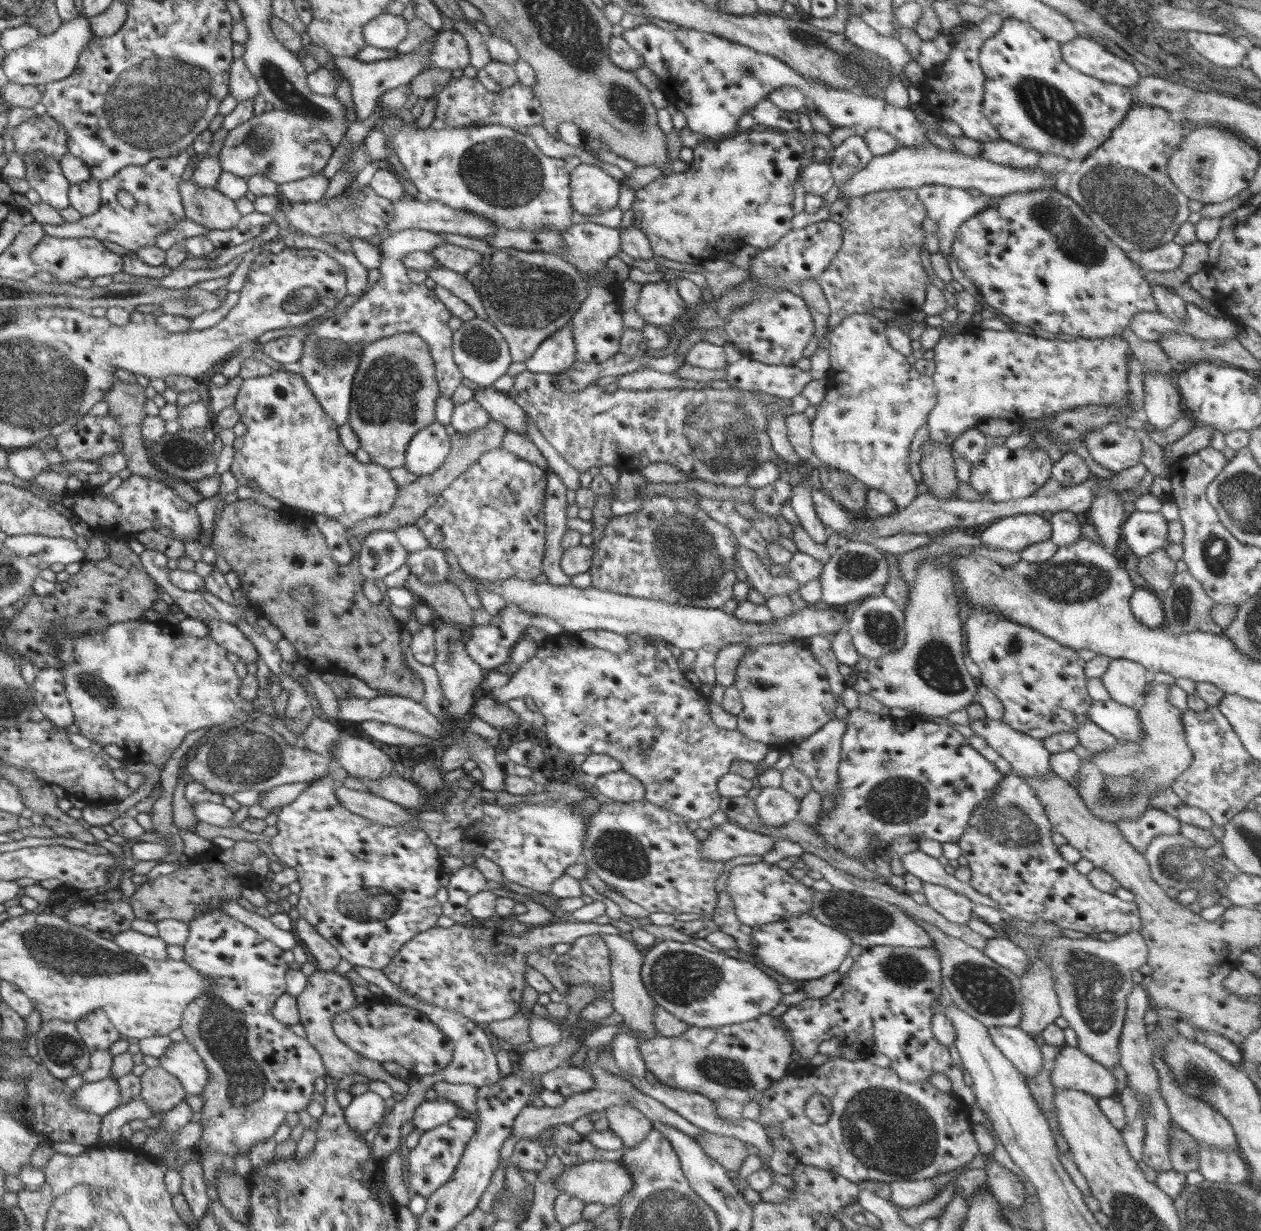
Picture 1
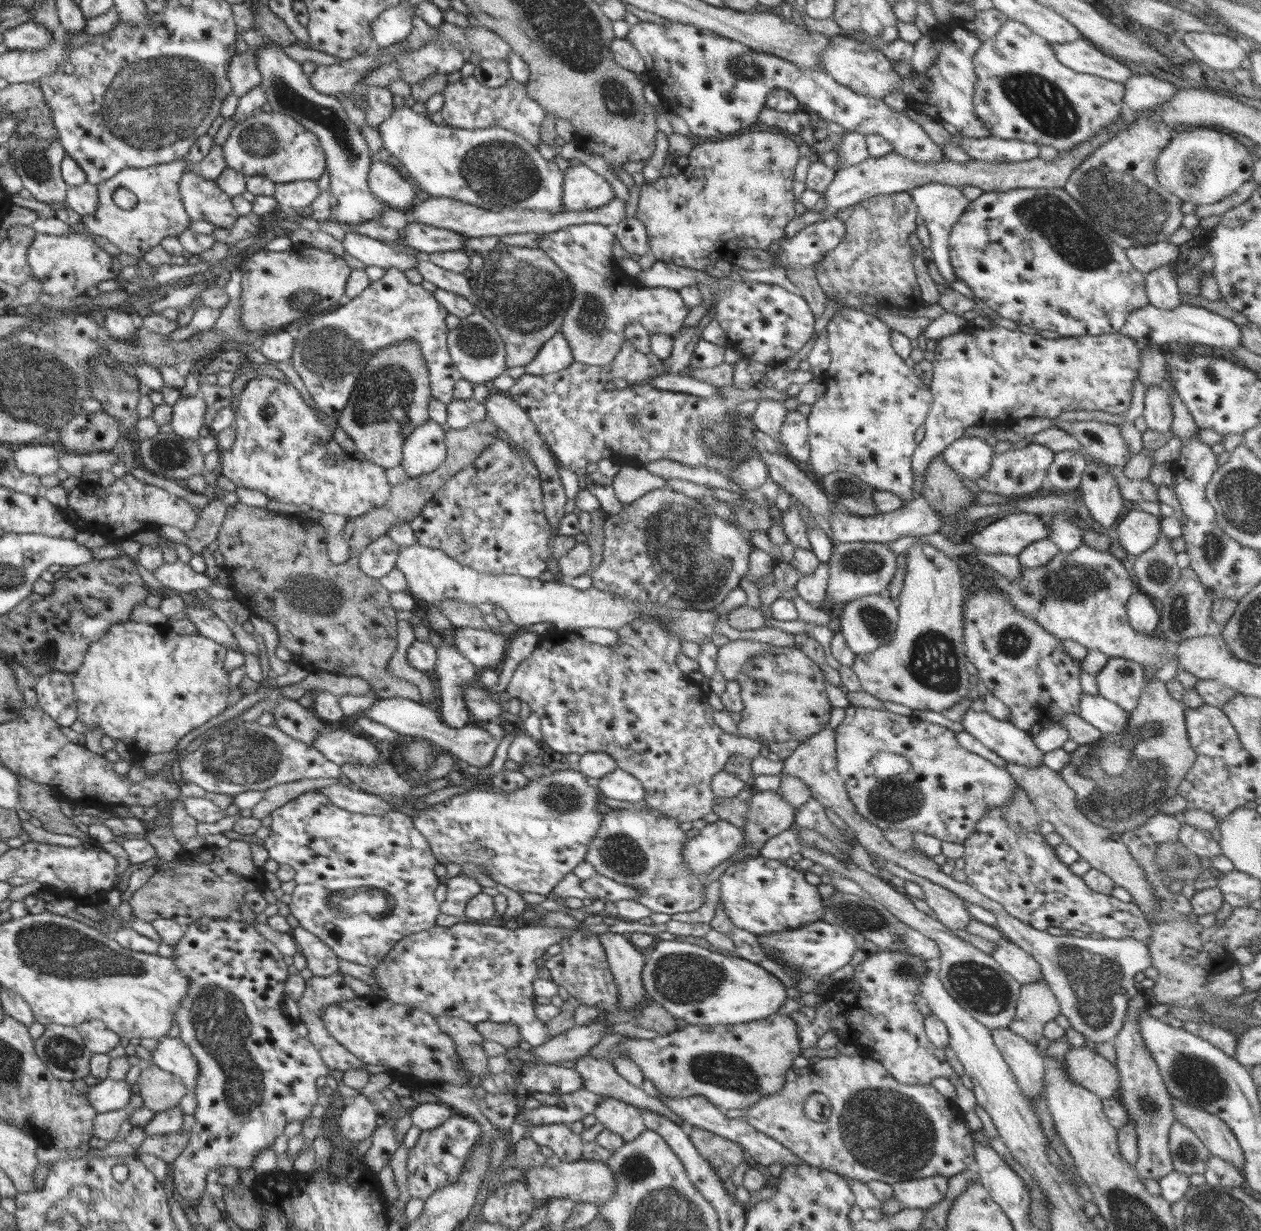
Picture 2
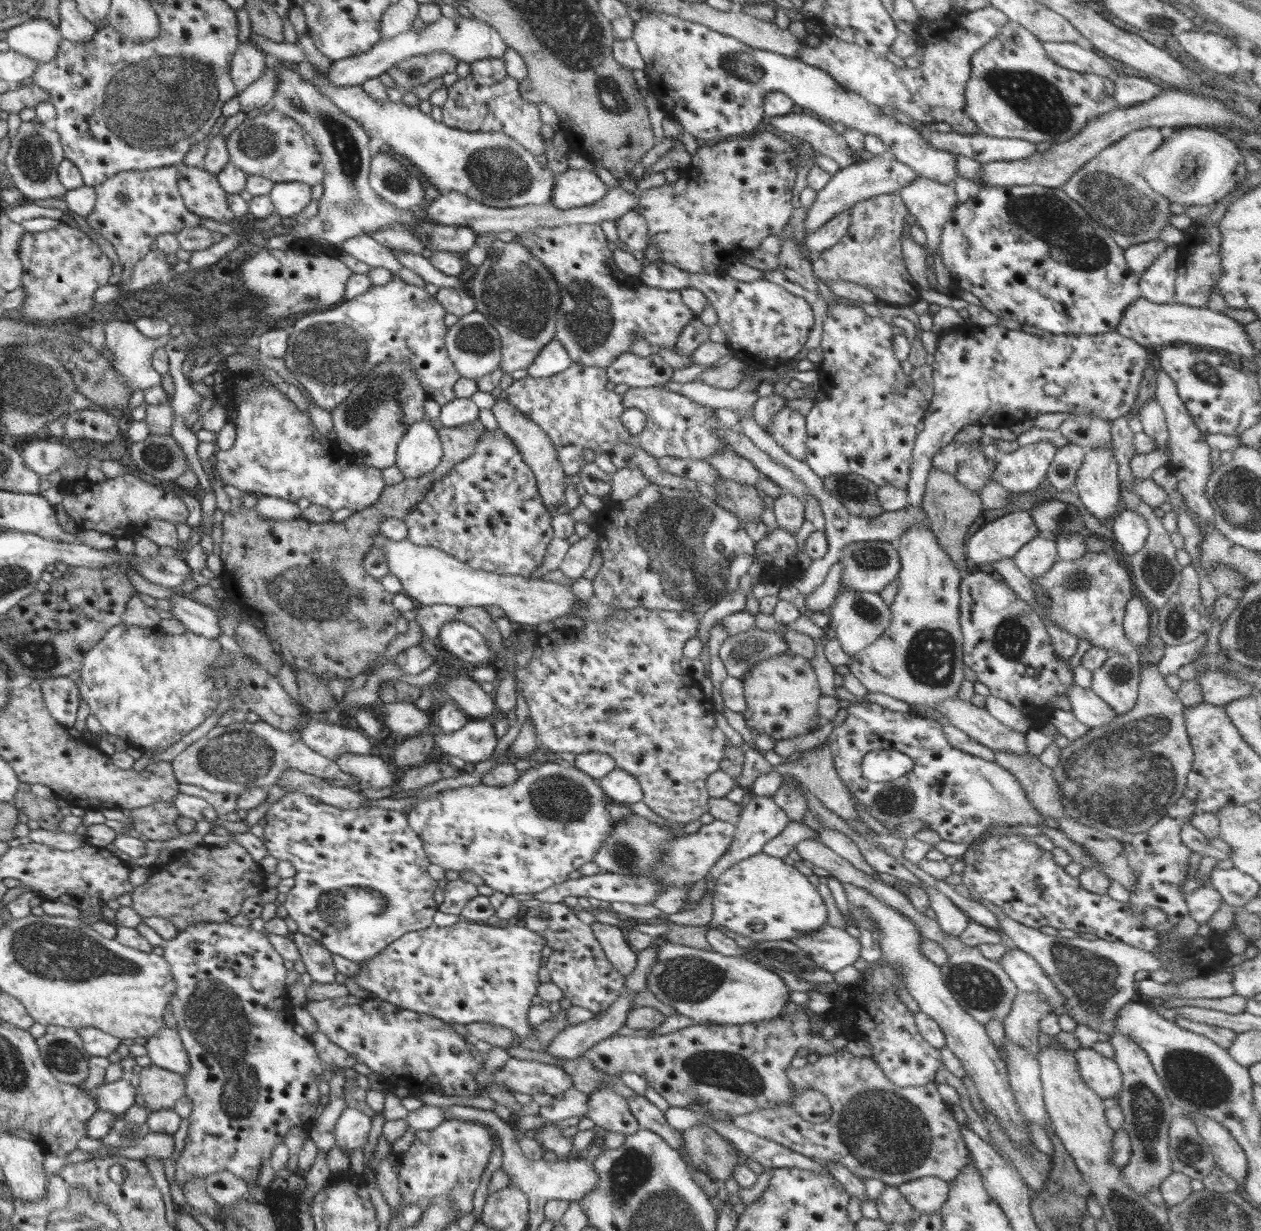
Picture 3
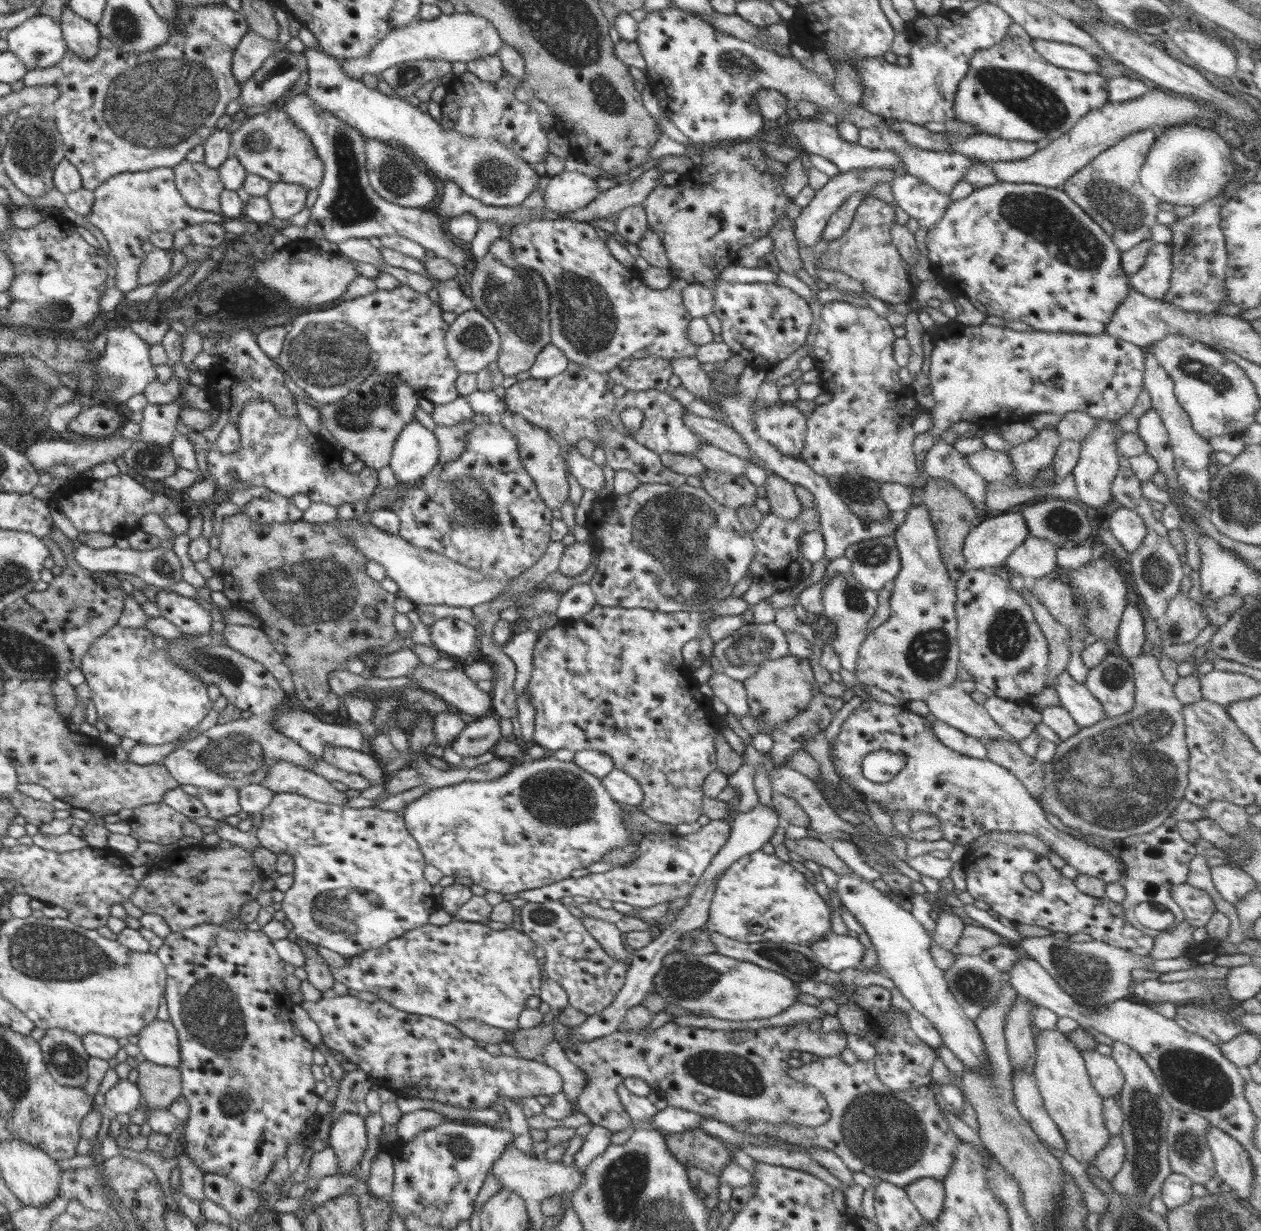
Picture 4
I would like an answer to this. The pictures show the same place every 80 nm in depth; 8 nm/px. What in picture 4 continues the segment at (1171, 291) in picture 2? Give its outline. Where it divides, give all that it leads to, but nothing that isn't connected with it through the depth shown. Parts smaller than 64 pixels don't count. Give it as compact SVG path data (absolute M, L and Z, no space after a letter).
M1155 243L1148 251L1142 268L1130 277L1130 285L1152 300L1162 301L1170 288L1172 249L1166 243Z

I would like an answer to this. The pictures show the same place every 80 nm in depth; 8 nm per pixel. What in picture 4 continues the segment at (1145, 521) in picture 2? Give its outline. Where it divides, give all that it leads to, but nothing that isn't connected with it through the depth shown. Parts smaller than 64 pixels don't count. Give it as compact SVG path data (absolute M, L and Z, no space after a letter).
M1118 508L1107 523L1109 523L1109 530L1112 531L1116 540L1129 553L1134 552L1147 535L1143 518L1128 508Z

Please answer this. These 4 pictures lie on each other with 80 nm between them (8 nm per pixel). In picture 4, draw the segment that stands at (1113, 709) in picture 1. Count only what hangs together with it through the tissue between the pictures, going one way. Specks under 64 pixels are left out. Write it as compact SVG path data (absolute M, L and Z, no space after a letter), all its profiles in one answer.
M1066 670L1059 674L1054 686L1060 702L1080 729L1094 726L1105 719L1105 712L1084 683L1076 682Z

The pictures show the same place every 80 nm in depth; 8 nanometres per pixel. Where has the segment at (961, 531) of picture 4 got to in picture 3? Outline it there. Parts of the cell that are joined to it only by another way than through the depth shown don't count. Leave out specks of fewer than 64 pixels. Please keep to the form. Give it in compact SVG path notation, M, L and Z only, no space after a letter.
M936 467L929 470L925 490L921 508L929 518L933 535L936 536L940 548L955 562L960 574L968 575L970 571L966 566L969 560L965 554L964 535L974 520L984 512L980 498L970 492L966 485L960 484L955 476Z

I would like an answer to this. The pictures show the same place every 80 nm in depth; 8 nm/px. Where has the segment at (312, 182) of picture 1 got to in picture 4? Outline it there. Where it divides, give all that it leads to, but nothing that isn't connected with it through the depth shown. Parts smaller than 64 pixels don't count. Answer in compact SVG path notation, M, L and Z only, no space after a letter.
M271 182L265 197L270 203L275 221L280 224L297 215L305 207L307 192L307 188L301 184Z

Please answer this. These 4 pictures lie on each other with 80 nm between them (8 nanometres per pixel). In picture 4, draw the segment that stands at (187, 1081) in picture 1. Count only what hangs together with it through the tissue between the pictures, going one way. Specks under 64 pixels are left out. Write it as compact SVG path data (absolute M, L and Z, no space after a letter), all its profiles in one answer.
M156 1019L139 1034L137 1045L148 1061L160 1066L179 1068L181 1063L179 1036L170 1021Z

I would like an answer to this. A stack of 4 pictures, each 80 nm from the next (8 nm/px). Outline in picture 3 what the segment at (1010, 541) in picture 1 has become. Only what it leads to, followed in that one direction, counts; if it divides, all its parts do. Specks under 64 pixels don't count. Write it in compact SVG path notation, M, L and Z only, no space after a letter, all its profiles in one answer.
M1012 512L985 522L965 546L969 561L978 564L1011 559L1027 542L1039 536L1030 512Z

